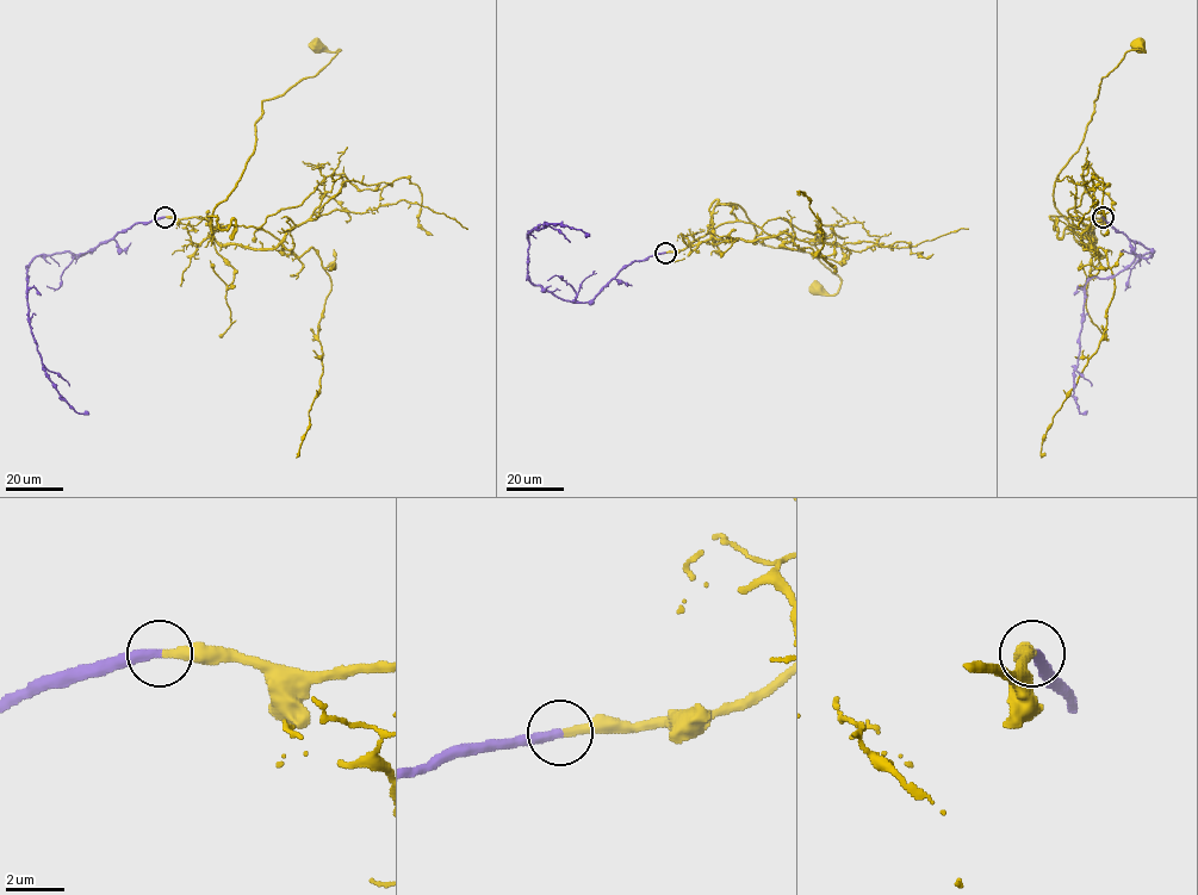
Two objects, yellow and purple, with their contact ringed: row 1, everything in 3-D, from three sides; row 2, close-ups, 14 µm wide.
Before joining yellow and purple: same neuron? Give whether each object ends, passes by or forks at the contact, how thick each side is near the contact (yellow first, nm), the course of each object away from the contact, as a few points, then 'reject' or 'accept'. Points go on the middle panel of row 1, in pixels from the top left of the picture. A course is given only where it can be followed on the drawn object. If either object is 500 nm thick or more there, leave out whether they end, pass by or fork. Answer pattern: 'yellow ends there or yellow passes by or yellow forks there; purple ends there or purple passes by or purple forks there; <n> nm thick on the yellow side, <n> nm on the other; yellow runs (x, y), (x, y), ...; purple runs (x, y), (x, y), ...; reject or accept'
yellow ends there; purple ends there; 320 nm thick on the yellow side, 340 nm on the other; yellow runs (665, 253), (713, 241), (732, 203), (762, 243), (839, 278), (818, 288); purple runs (665, 253), (633, 260), (584, 303), (563, 299), (531, 281), (528, 235), (533, 229), (562, 223), (589, 236); accept

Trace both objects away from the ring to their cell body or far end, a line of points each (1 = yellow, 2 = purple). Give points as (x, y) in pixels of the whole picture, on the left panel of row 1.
1: (165, 217), (206, 219), (211, 235), (212, 211), (254, 150), (261, 103), (315, 76), (339, 50), (317, 44)
2: (165, 217), (132, 224), (84, 254), (37, 255), (28, 267), (30, 327), (45, 374), (75, 411), (88, 412)

